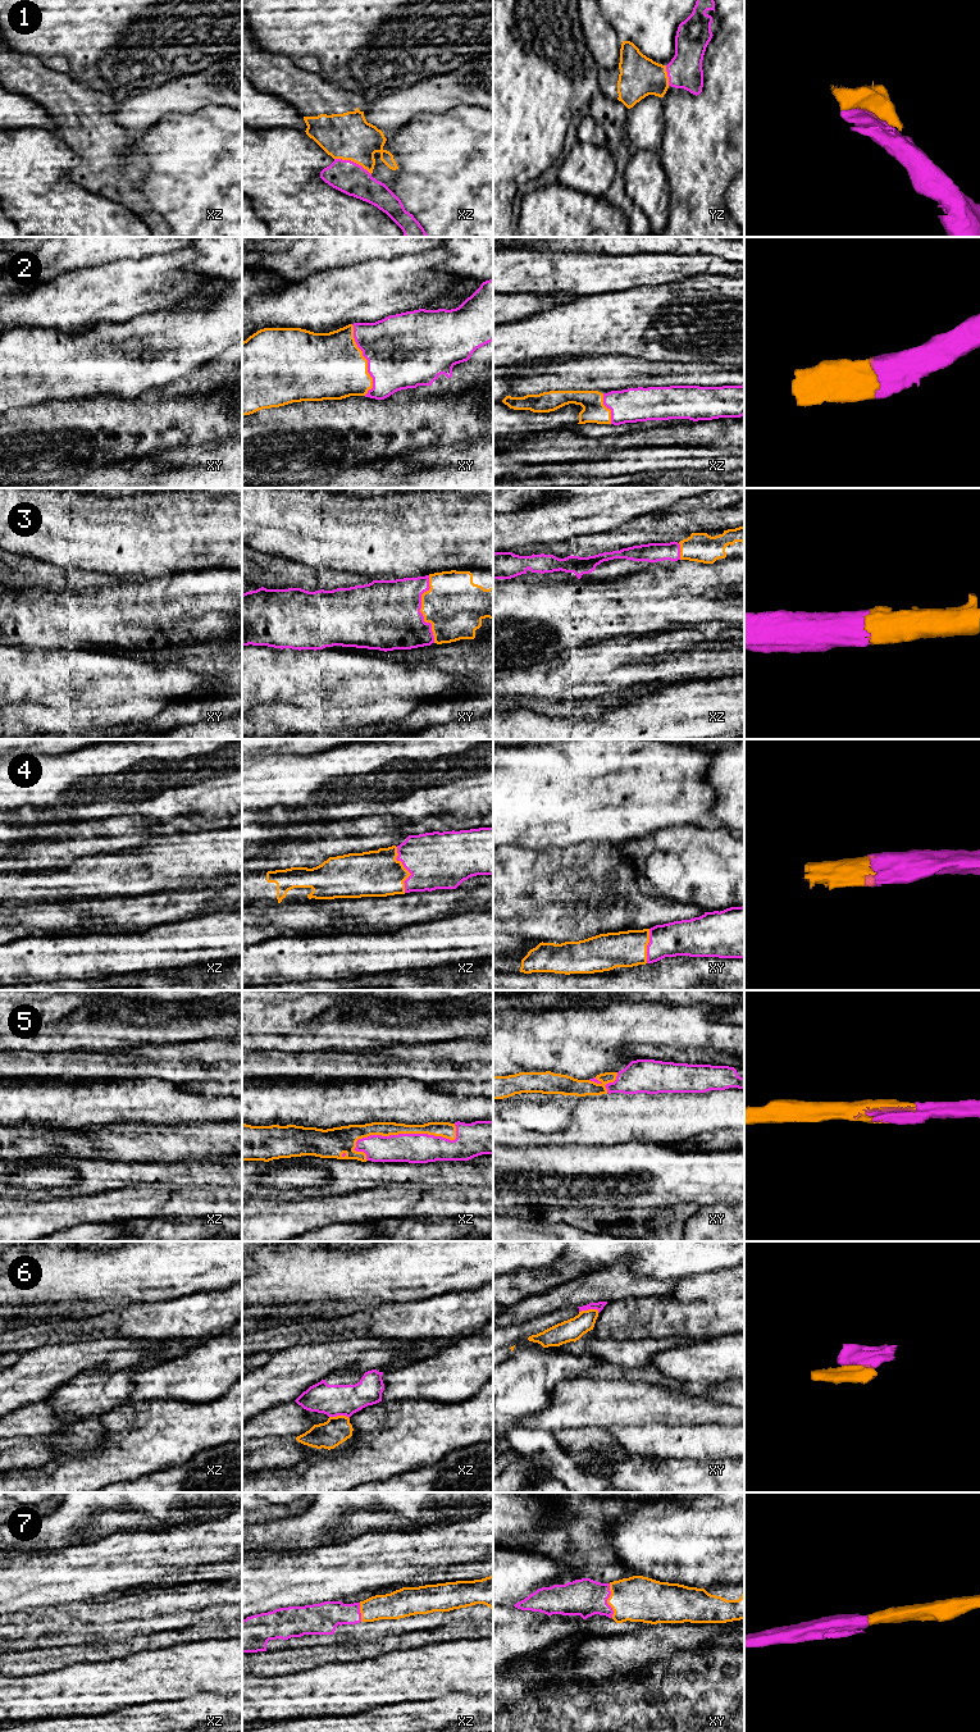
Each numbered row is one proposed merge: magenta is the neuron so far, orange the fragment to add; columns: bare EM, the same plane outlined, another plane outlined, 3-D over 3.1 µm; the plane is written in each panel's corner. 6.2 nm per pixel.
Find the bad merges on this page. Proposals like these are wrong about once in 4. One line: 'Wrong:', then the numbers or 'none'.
Wrong: 6

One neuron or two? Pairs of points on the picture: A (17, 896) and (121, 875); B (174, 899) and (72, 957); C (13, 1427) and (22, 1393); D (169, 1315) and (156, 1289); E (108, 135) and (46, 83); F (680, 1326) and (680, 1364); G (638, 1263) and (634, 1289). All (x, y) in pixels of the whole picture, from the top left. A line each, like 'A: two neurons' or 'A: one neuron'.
A: one neuron
B: two neurons
C: two neurons
D: two neurons
E: one neuron
F: two neurons
G: two neurons

